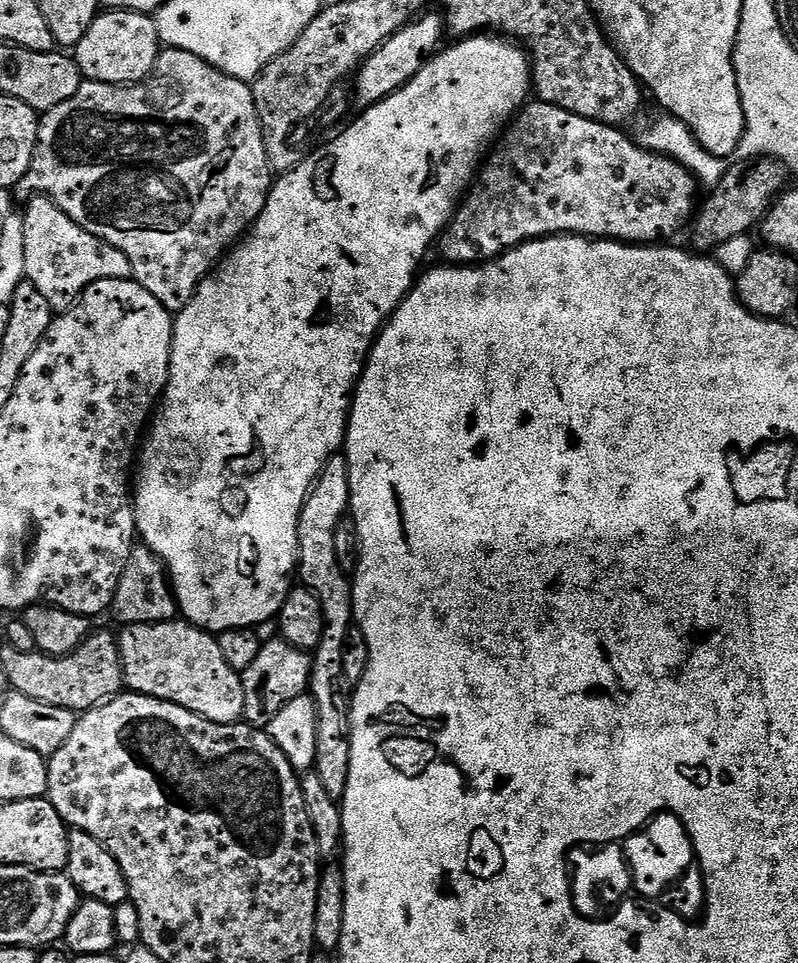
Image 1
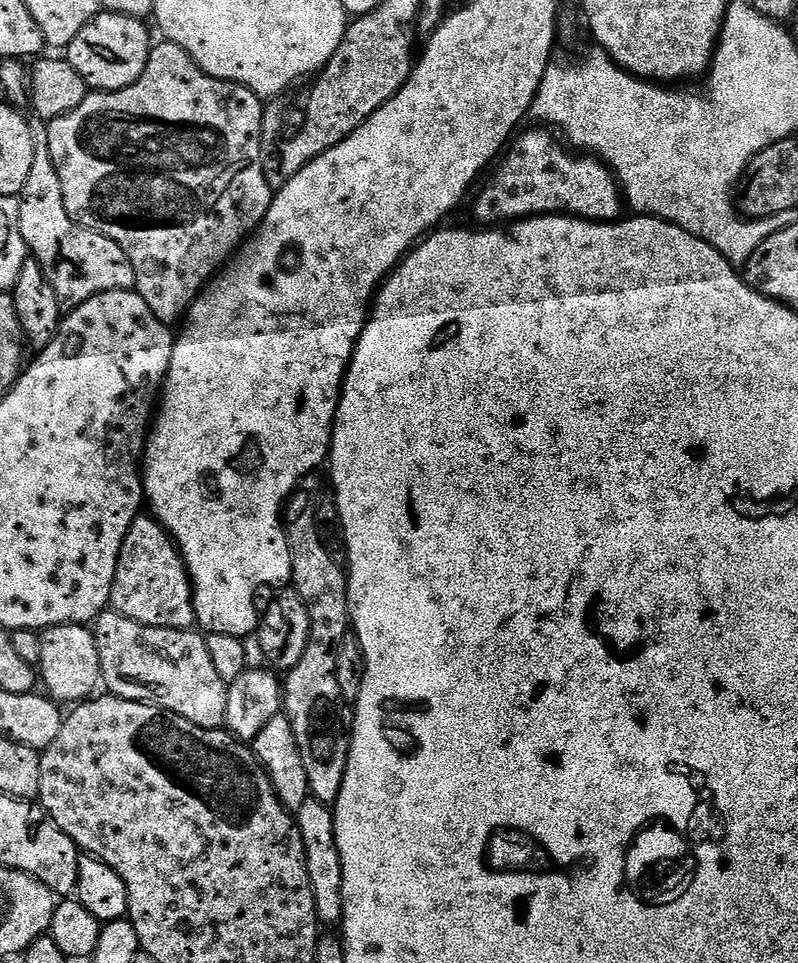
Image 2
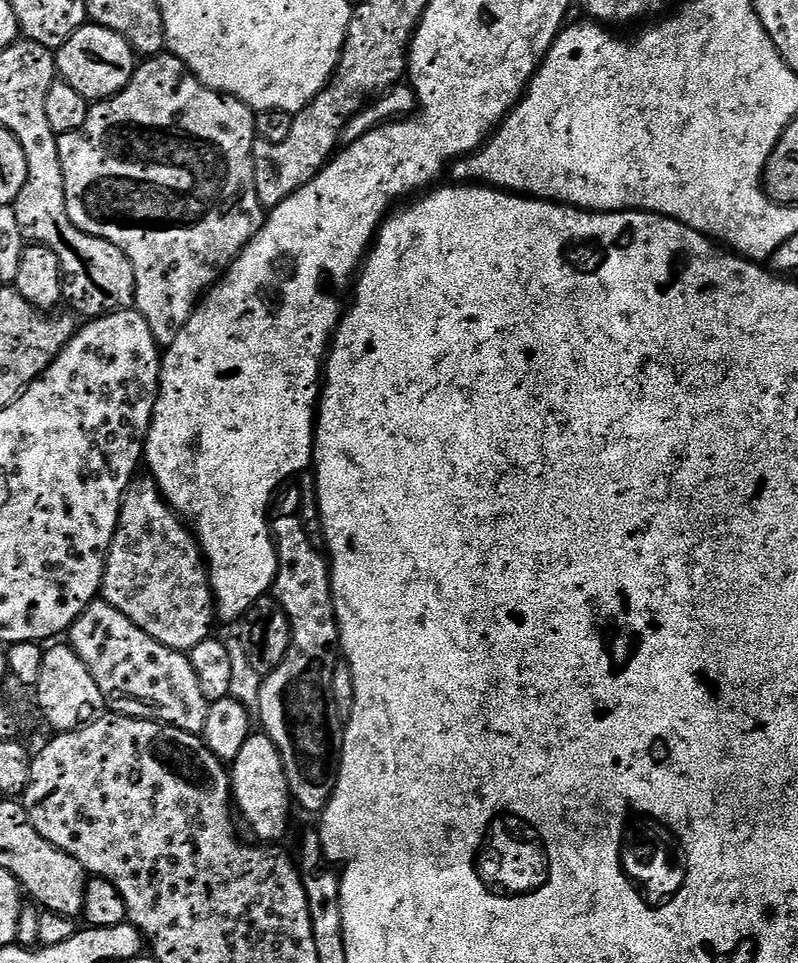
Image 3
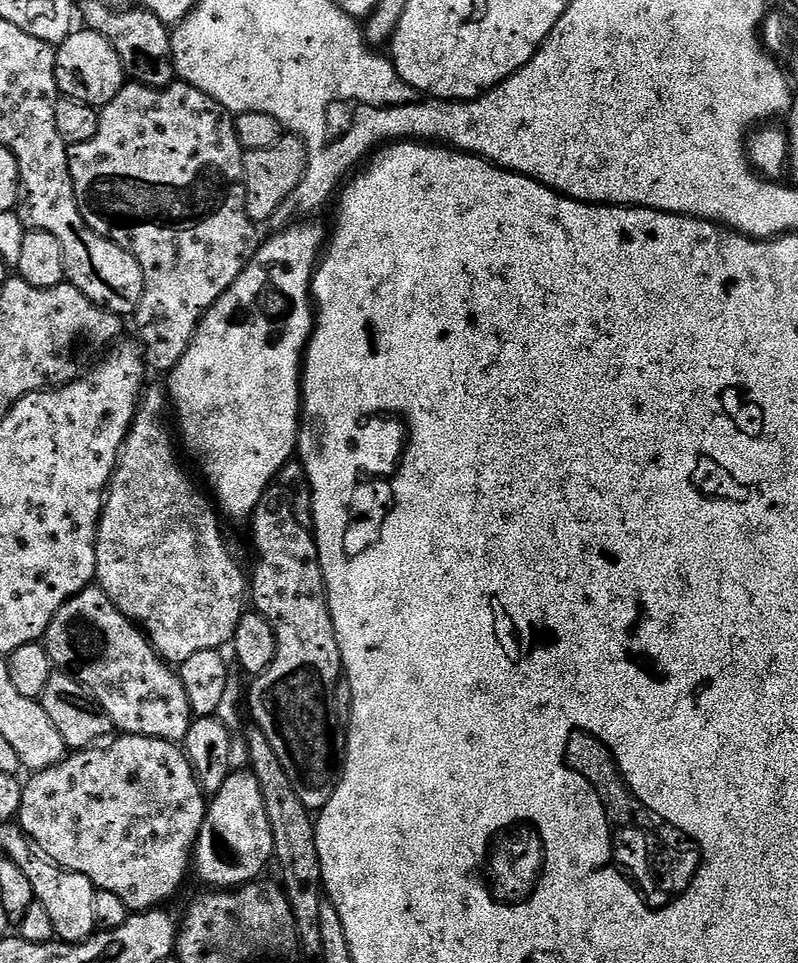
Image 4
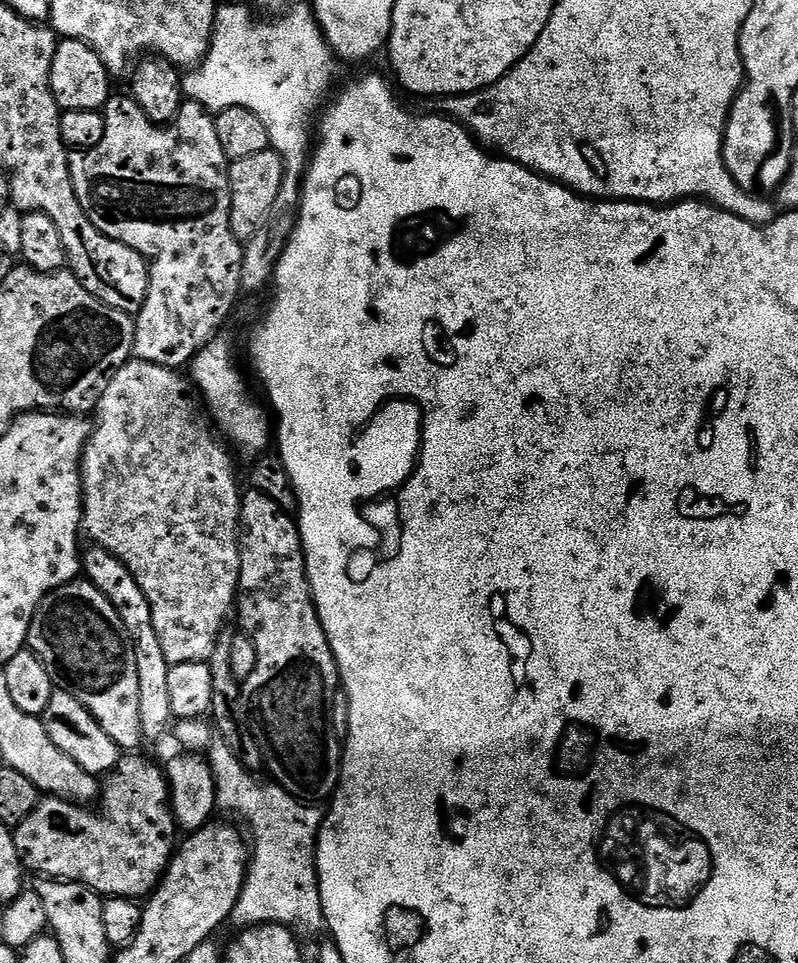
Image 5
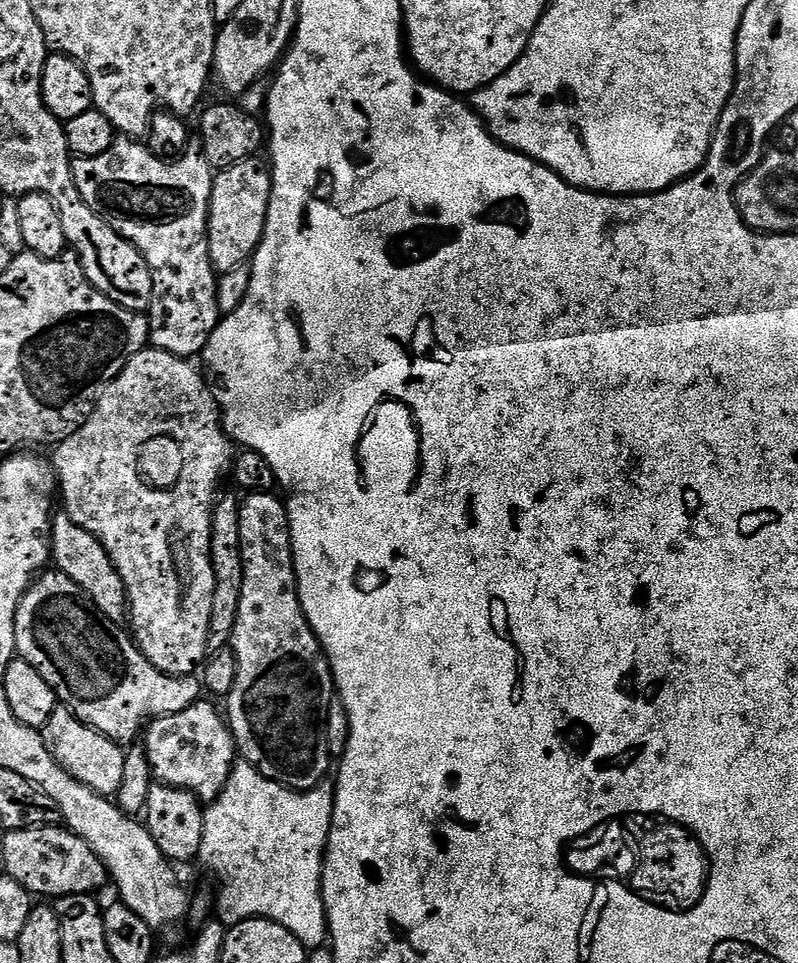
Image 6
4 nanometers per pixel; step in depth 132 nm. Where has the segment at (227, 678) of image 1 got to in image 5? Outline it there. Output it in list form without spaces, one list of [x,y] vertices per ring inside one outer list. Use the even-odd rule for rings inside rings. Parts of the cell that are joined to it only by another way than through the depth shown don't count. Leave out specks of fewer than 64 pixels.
[[[77,578],[69,582],[66,586],[62,586],[58,590],[51,592],[38,606],[38,610],[30,622],[27,647],[46,666],[53,685],[61,692],[74,694],[74,698],[78,698],[78,702],[82,702],[82,706],[86,706],[86,710],[90,710],[90,714],[94,714],[98,726],[102,726],[102,730],[106,730],[106,734],[110,738],[114,738],[114,742],[118,747],[122,750],[139,749],[136,747],[142,744],[142,714],[138,712],[138,662],[134,662],[134,645],[128,638],[128,631],[124,628],[122,618],[118,618],[118,610],[105,598],[102,590],[98,590],[89,580]]]

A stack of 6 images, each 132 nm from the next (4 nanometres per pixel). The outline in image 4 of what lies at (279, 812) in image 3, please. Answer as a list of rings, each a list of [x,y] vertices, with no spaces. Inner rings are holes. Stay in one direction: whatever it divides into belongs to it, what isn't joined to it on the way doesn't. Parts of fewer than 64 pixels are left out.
[[[236,770],[233,771],[226,778],[226,782],[222,782],[222,790],[218,790],[211,797],[210,803],[208,804],[208,812],[204,816],[202,822],[202,830],[198,834],[196,839],[196,847],[194,849],[194,876],[204,883],[212,890],[231,890],[233,888],[241,888],[243,884],[253,883],[265,875],[264,867],[267,864],[271,865],[274,860],[274,834],[270,830],[270,818],[266,818],[266,802],[262,802],[262,790],[258,790],[258,778],[252,776],[251,771],[248,770]]]

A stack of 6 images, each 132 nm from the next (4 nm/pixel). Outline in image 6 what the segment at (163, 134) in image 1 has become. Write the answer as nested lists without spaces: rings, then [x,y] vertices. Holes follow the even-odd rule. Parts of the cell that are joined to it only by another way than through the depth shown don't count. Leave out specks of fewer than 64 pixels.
[[[118,138],[110,146],[110,150],[106,150],[106,154],[82,156],[73,159],[72,173],[74,174],[74,182],[78,186],[78,194],[82,194],[86,206],[90,206],[90,210],[94,210],[94,214],[98,214],[103,220],[106,220],[119,236],[129,240],[142,253],[150,266],[152,271],[152,306],[148,316],[148,335],[151,347],[169,352],[175,356],[199,357],[203,353],[204,347],[210,342],[210,334],[220,325],[222,319],[220,303],[218,302],[220,282],[217,270],[212,265],[210,246],[208,245],[208,217],[212,214],[212,177],[214,175],[214,169],[210,166],[208,159],[199,151],[192,150],[178,160],[166,161],[155,156],[148,149],[147,143],[137,142],[132,138]]]

